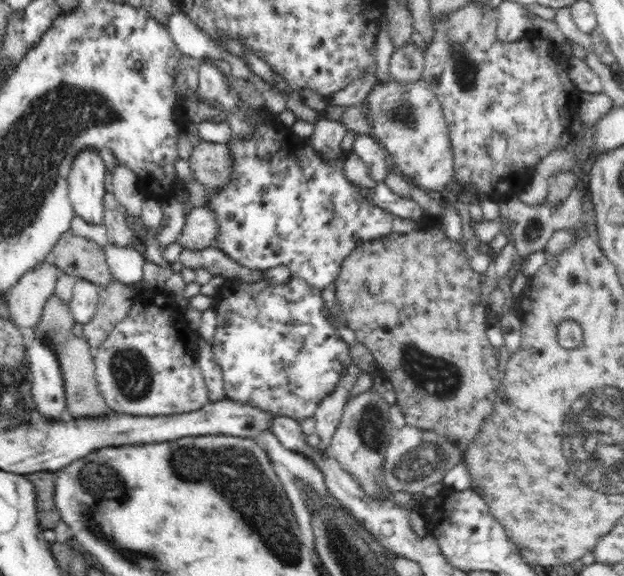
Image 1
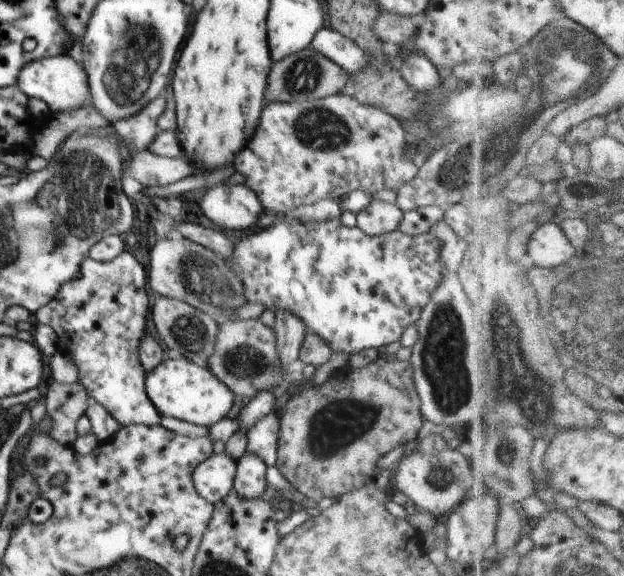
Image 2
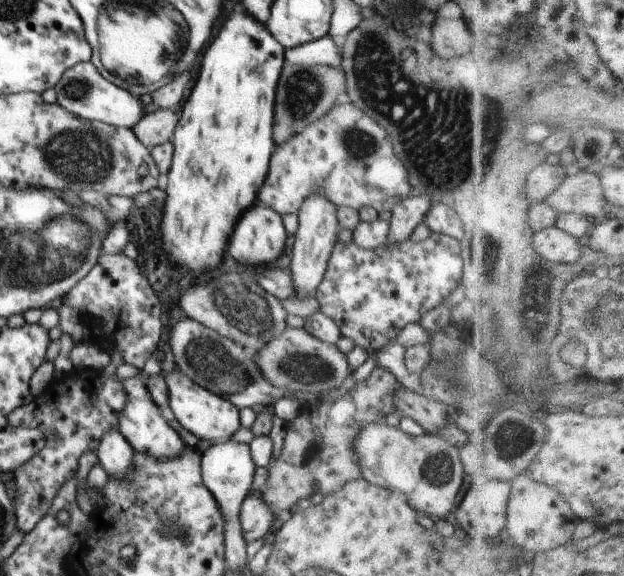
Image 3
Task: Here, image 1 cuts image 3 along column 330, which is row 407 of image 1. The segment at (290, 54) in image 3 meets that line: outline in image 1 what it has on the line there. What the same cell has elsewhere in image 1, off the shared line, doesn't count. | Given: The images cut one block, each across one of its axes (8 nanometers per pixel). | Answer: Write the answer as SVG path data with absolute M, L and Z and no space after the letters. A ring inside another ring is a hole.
M36 337L27 349L27 381L31 384L31 394L37 410L46 420L58 420L62 412L67 410L64 392L64 377L56 357L56 351L40 337Z

